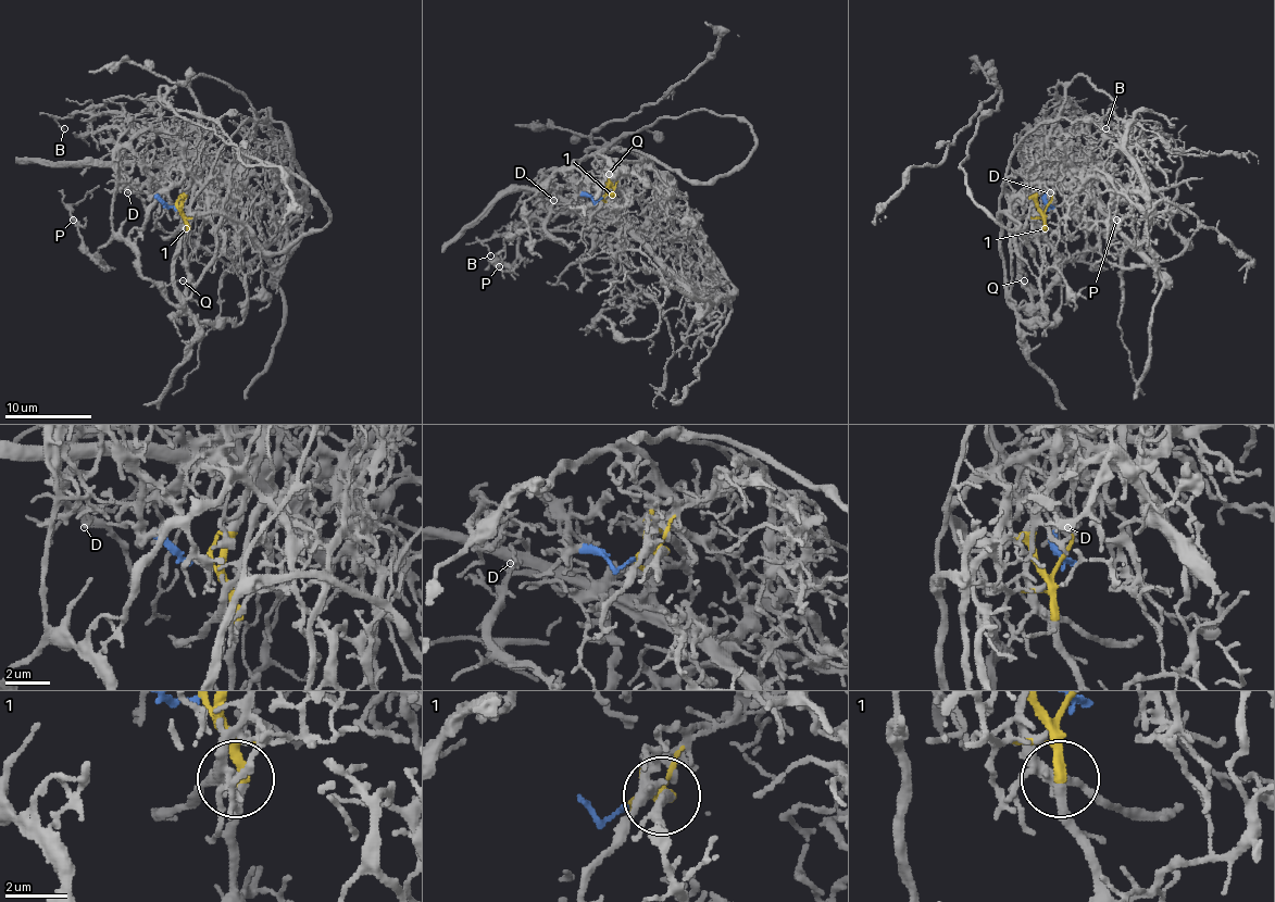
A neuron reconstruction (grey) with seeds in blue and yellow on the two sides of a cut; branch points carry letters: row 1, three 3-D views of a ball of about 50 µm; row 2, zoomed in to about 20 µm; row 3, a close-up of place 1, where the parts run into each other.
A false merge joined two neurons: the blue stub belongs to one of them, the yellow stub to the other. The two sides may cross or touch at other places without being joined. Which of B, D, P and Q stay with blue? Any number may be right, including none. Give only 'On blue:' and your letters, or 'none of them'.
On blue: B, D

